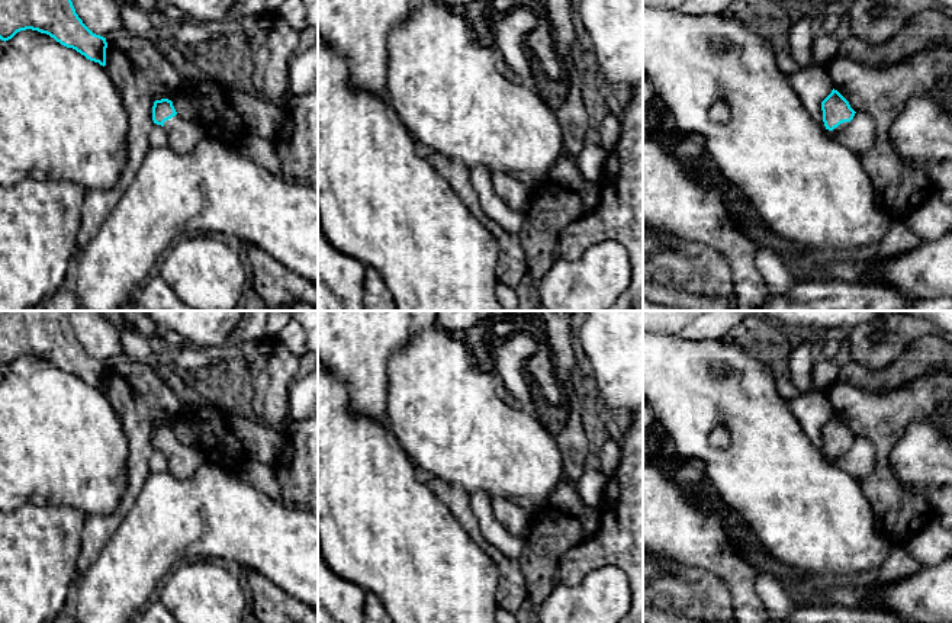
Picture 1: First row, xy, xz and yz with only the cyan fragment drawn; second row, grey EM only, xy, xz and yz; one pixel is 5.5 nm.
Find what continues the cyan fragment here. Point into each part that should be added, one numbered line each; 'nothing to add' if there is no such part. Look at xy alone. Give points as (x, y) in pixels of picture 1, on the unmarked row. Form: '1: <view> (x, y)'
1: xy (183, 461)

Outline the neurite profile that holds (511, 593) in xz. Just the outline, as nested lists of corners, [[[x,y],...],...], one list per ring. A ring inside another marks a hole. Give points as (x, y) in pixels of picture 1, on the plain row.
[[[425,476],[427,486],[448,507],[469,536],[495,562],[499,571],[496,604],[501,610],[517,613],[527,598],[525,578],[520,561],[505,556],[482,534],[479,521],[470,507],[470,495],[459,484]]]

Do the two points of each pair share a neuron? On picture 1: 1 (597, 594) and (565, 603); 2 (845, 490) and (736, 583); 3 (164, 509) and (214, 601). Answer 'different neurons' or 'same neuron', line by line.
1: same neuron
2: different neurons
3: different neurons

